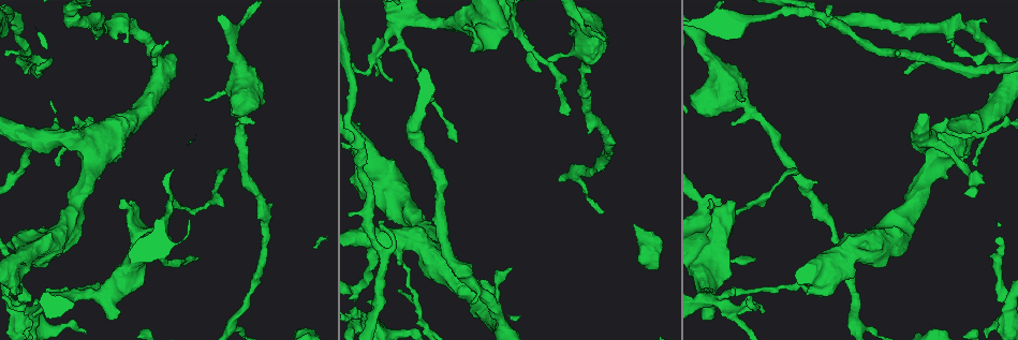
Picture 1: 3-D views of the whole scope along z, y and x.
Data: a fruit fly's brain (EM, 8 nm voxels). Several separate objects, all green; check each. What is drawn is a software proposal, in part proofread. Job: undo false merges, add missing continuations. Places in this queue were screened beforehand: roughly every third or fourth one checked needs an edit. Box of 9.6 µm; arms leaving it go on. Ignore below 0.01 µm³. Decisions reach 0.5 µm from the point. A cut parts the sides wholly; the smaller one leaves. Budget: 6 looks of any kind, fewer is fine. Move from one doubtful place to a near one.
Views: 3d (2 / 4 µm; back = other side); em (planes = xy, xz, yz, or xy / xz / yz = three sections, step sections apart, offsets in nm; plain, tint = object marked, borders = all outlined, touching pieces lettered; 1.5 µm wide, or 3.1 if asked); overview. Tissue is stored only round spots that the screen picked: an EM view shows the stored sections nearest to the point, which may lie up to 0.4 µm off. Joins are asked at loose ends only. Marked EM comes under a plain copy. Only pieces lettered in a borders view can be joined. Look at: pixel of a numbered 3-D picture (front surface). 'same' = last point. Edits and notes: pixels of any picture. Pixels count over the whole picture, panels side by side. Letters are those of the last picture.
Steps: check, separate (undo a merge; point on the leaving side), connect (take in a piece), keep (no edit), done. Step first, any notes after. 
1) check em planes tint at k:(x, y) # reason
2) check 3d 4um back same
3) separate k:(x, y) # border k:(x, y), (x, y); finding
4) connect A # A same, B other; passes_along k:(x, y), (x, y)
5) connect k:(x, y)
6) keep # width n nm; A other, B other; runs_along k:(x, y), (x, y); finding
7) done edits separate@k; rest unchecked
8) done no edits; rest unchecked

check 3d 4um at 1:(393, 159) # free end

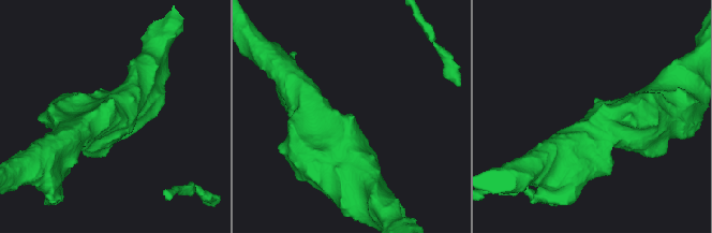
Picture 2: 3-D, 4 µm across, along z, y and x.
check em planes borders at 2:(353, 115) # shape alone is not enough

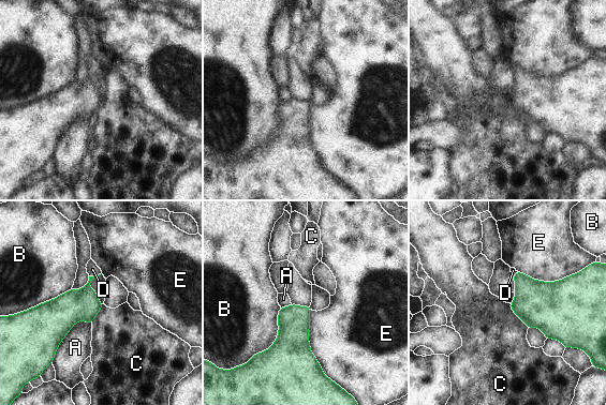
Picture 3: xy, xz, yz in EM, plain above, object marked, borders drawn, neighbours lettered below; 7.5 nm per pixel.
connect D # longest_contact E 500 nm; A other, B other, C other, D same, E other; it goes on there

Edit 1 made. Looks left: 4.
check overview # redraw

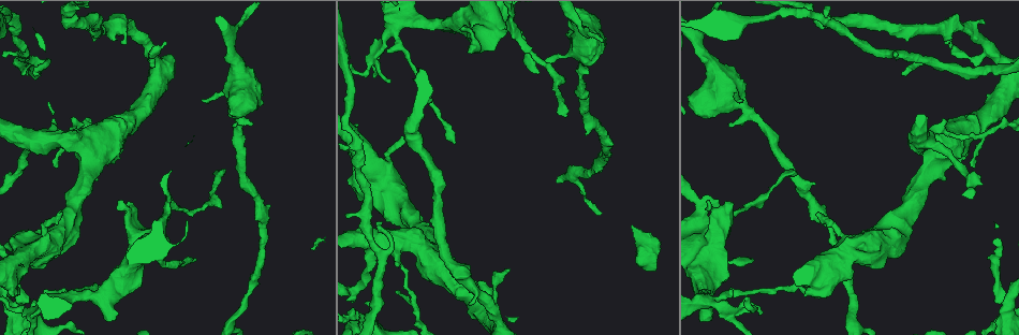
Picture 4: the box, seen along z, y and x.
check em planes borders at 4:(386, 82) # thin end

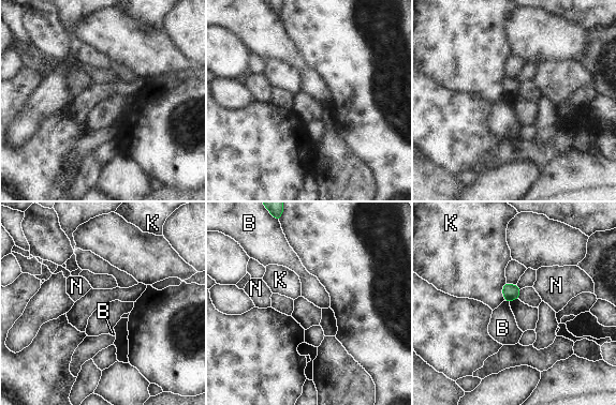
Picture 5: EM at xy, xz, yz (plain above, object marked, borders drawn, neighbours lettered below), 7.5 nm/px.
keep # longest_contact K 140 nm; B other, K other, N other; border 5:(506, 282), (502, 288), (503, 300); no lettered piece goes on from it

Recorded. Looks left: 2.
check 3d 4um at 4:(455, 142) # free end

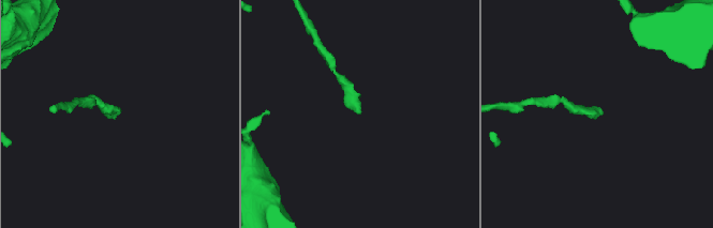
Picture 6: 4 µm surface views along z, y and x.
check em yz step 8 borders at 6:(602, 109)

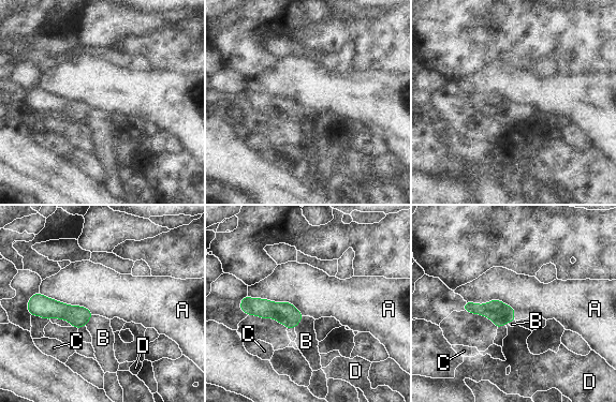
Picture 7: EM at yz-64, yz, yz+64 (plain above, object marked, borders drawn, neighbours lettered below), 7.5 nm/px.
keep # width 100 nm; A other, B other, C other, D other; border 7:(466, 300), (501, 300), (515, 318); no lettered piece goes on from it

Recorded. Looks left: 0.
done edits connect@3; rest unchecked

